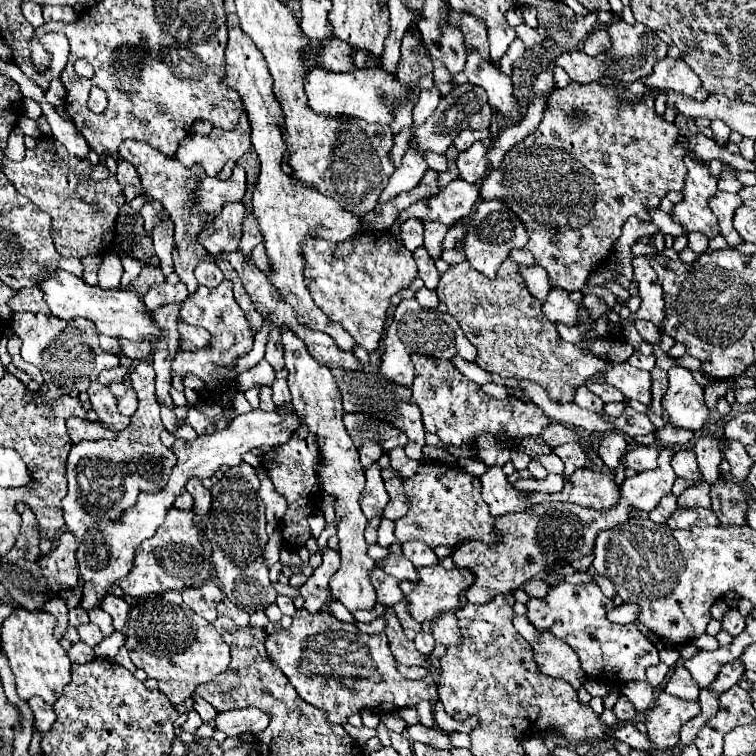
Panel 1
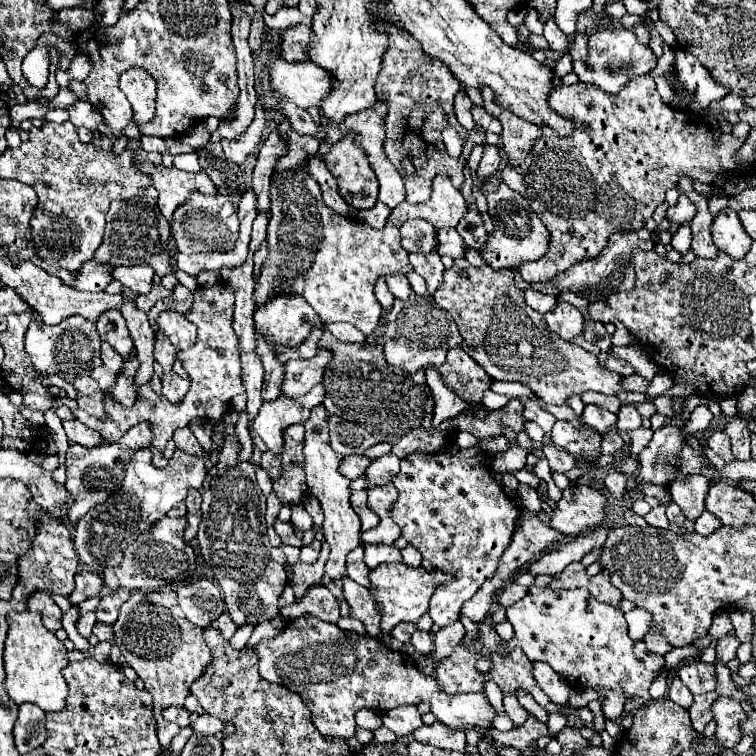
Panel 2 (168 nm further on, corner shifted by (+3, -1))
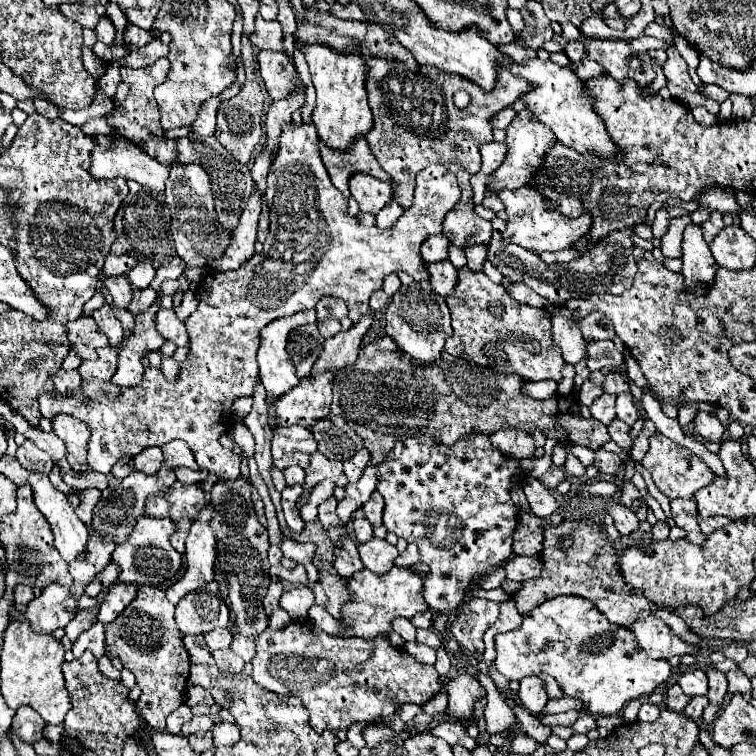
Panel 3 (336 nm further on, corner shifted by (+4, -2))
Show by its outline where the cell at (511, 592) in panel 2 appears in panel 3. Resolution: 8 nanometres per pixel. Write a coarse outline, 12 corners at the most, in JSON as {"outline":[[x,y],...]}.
{"outline":[[471,598],[451,624],[463,650],[481,654],[499,602]]}

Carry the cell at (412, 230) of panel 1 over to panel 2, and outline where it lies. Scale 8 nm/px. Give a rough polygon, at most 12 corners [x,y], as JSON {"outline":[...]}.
{"outline":[[410,219],[402,225],[402,247],[408,253],[436,249],[436,229]]}

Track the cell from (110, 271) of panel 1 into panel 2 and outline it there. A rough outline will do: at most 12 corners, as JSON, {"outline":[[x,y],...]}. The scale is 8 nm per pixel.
{"outline":[[150,265],[114,267],[112,277],[136,293],[152,291]]}

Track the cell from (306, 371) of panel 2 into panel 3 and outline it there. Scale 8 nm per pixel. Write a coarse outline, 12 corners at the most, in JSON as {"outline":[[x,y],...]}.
{"outline":[[361,316],[349,330],[325,342],[311,370],[355,364],[361,338],[373,322]]}

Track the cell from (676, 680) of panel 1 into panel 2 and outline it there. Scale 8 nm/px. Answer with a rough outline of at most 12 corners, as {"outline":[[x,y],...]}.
{"outline":[[672,679],[668,697],[680,707],[692,705],[692,693],[678,679]]}

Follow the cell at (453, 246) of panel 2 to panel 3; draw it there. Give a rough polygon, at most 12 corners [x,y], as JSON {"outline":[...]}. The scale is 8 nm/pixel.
{"outline":[[487,244],[465,248],[467,266],[473,272],[483,270]]}

